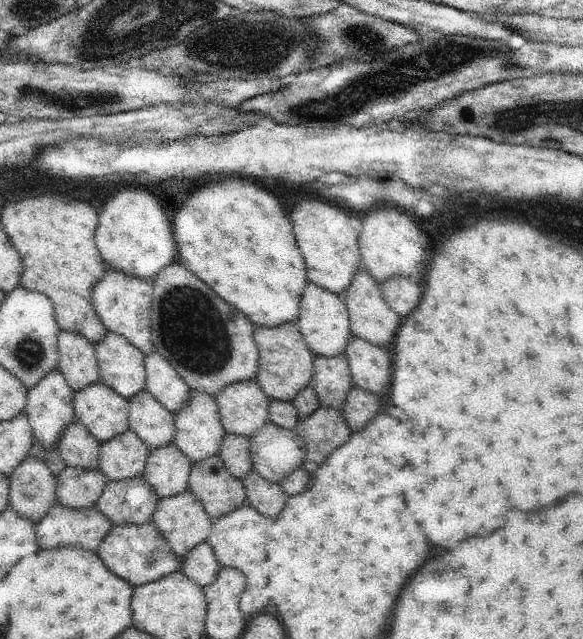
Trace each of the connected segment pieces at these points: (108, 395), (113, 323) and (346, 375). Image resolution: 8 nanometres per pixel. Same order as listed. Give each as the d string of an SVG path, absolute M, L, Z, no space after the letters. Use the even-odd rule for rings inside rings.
M94 382L74 395L75 418L100 443L129 428L129 401L104 382Z
M107 265L104 270L104 276L100 278L98 284L94 284L94 289L92 290L92 304L94 304L95 311L102 319L104 326L109 332L116 332L120 336L125 336L126 340L132 346L136 346L144 356L148 356L150 352L154 351L152 328L150 328L153 292L154 281L128 276L124 272L112 270Z
M345 352L338 356L315 357L312 380L319 406L341 410L346 394L353 386L349 362Z

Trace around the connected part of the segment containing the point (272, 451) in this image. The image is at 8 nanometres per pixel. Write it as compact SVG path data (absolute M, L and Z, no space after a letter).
M270 421L249 437L250 456L253 460L253 470L256 470L264 480L270 483L280 483L288 474L302 467L306 458L306 447L303 438L294 429L285 429Z

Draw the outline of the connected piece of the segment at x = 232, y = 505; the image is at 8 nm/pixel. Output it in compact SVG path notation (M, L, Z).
M219 454L191 467L189 488L204 504L204 510L213 522L234 512L246 498L243 480L234 478L226 470Z

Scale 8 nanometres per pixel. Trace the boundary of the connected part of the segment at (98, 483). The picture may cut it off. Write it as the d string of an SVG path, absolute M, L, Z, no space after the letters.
M66 467L57 476L57 504L64 508L80 510L97 504L109 480L99 467L76 468Z

